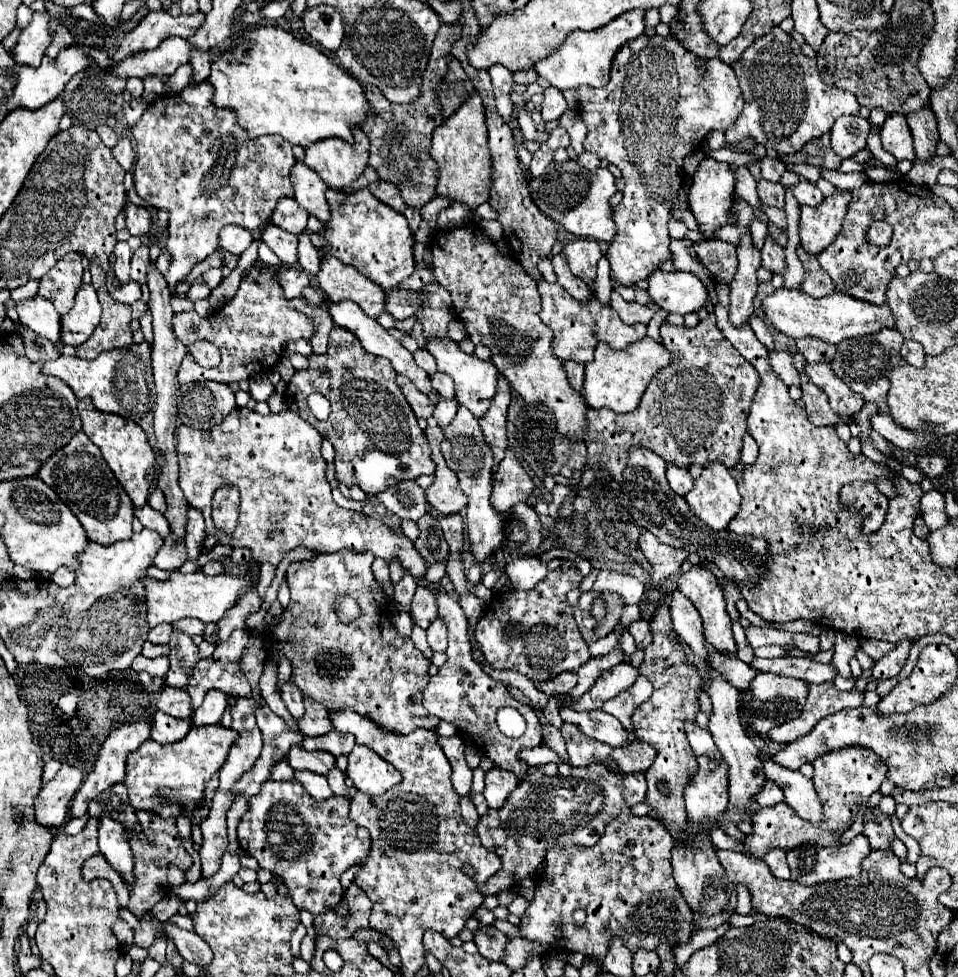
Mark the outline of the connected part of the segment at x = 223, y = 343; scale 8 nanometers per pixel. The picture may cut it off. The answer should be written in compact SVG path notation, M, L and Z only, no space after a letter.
M261 266L249 268L249 274L241 280L239 292L231 302L227 302L221 310L211 314L205 320L199 320L197 312L183 312L173 316L173 330L177 338L189 346L197 340L209 340L221 350L221 364L213 370L201 368L191 354L185 354L179 366L179 384L197 382L197 380L215 380L215 382L239 382L249 380L255 374L267 374L277 360L289 340L311 338L313 324L305 314L291 310L287 306L287 298L283 296L281 286L277 286L275 268Z

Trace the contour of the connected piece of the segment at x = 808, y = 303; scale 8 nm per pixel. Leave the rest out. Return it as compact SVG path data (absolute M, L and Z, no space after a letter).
M779 288L761 302L761 312L765 314L765 318L777 332L793 340L811 336L829 344L839 344L845 338L873 334L881 328L893 328L893 314L887 304L873 306L869 302L849 298L847 294L841 294L841 292L833 292L825 298L809 298L807 294L801 294L799 290Z

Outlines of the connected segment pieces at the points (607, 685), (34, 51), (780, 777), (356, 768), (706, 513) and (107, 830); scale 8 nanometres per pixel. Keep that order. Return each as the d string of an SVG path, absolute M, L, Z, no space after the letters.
M617 664L613 666L613 670L607 670L601 678L597 678L597 682L591 686L591 690L581 700L569 704L565 702L563 696L559 696L559 706L569 706L581 712L597 710L603 706L603 702L615 698L625 688L633 686L635 680L637 680L637 668L633 668L631 664Z
M35 12L33 14L31 24L25 30L21 30L17 44L11 50L11 58L15 60L15 64L19 64L19 66L31 66L31 68L37 68L41 64L41 58L43 58L47 46L51 44L51 34L49 34L49 22L51 22L51 18L55 18L55 16L51 16L49 12L43 12L43 14Z
M747 732L753 742L757 744L759 748L759 756L761 756L761 762L763 762L763 770L767 774L767 780L773 780L777 782L783 792L785 792L785 802L803 818L803 820L809 820L809 822L821 822L823 820L823 806L821 806L821 800L817 798L817 792L815 792L815 786L811 782L811 778L803 776L799 770L785 770L783 766L777 766L771 758L769 758L769 752L765 750L765 744L767 740L757 736L757 734L751 734Z
M355 746L349 754L347 776L359 792L369 796L381 796L401 782L401 774L365 746Z
M717 462L703 470L685 500L713 530L725 530L741 506L737 482L731 478L729 470Z
M99 816L99 850L127 882L133 882L133 854L129 842L125 842L125 828L121 822Z

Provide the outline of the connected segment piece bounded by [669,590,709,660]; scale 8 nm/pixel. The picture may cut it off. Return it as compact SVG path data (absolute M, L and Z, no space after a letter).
M673 590L671 602L669 602L669 612L671 612L671 620L673 620L673 630L691 648L691 652L701 656L703 660L709 658L709 654L705 654L705 636L701 634L701 618L699 618L693 602L689 598L685 598L679 590Z

